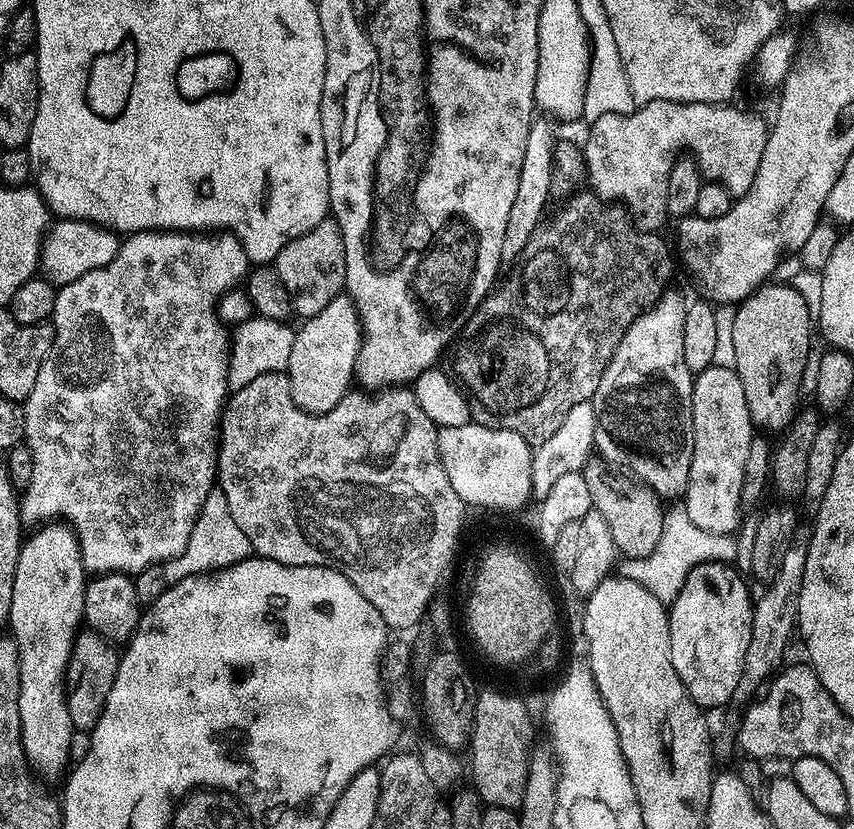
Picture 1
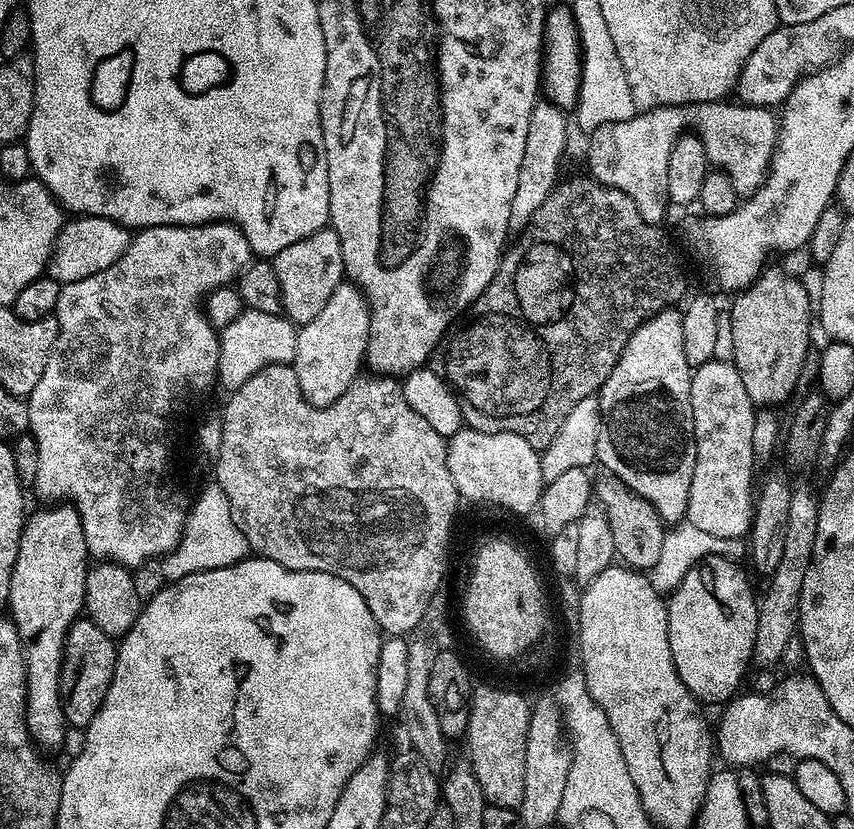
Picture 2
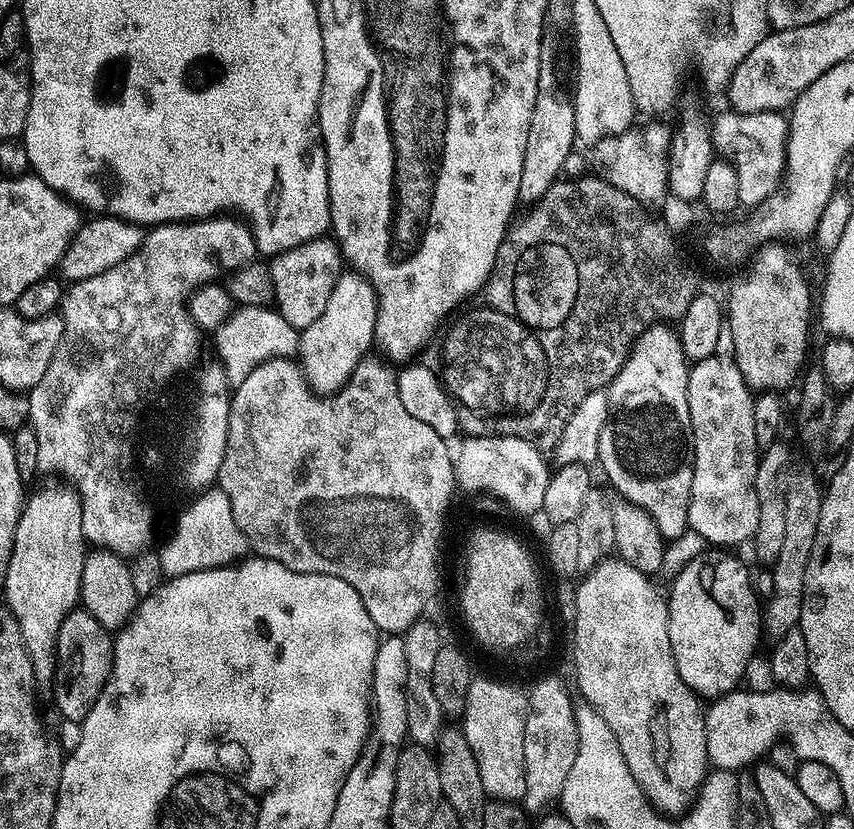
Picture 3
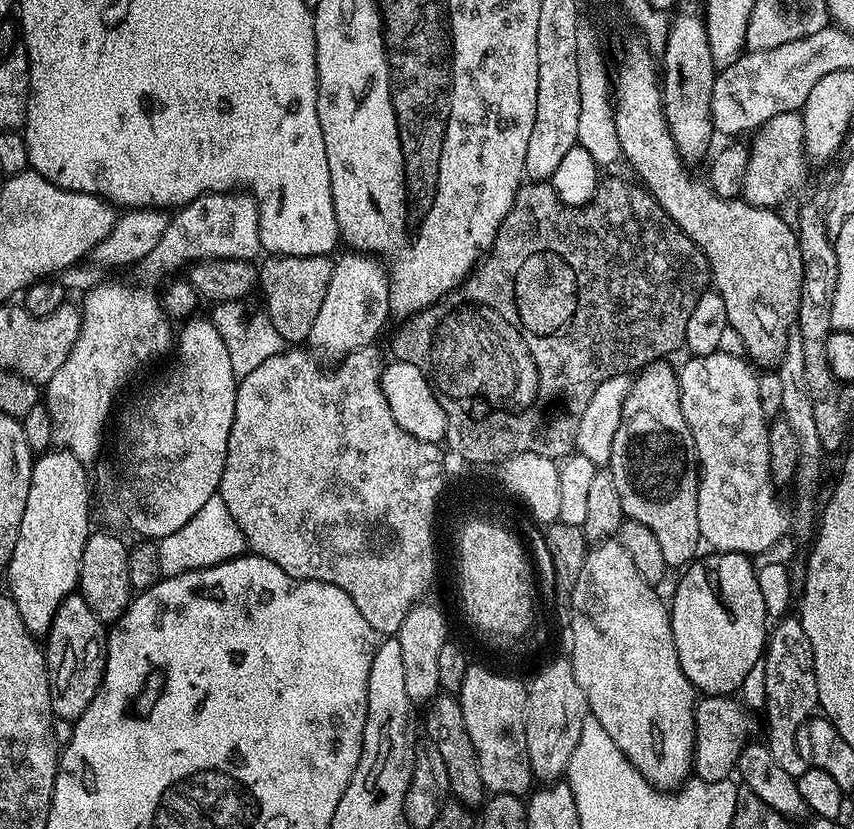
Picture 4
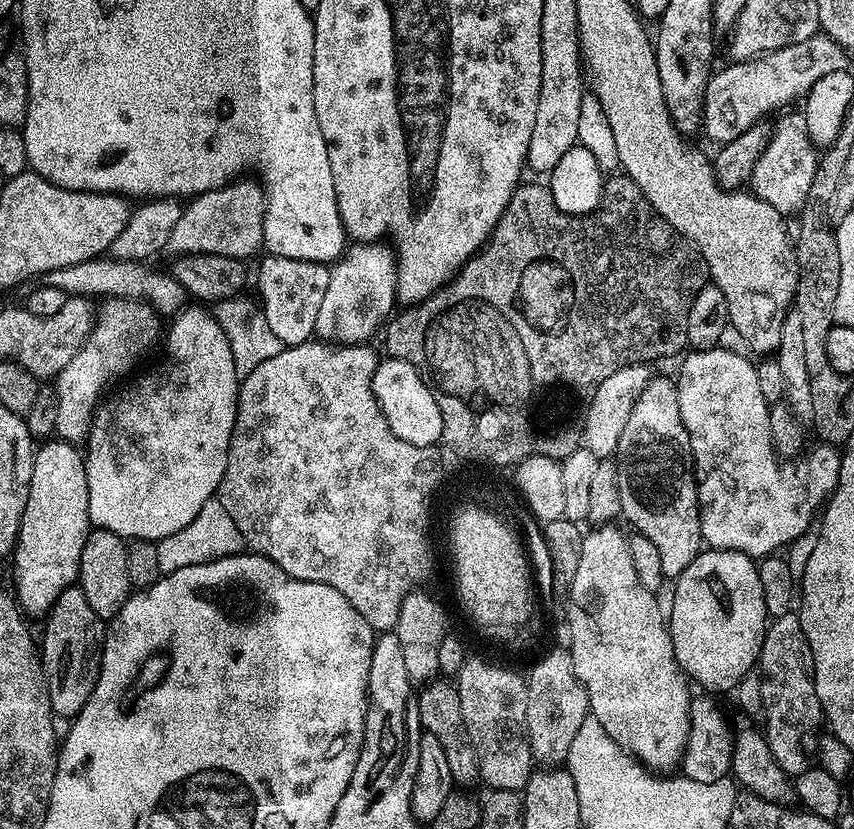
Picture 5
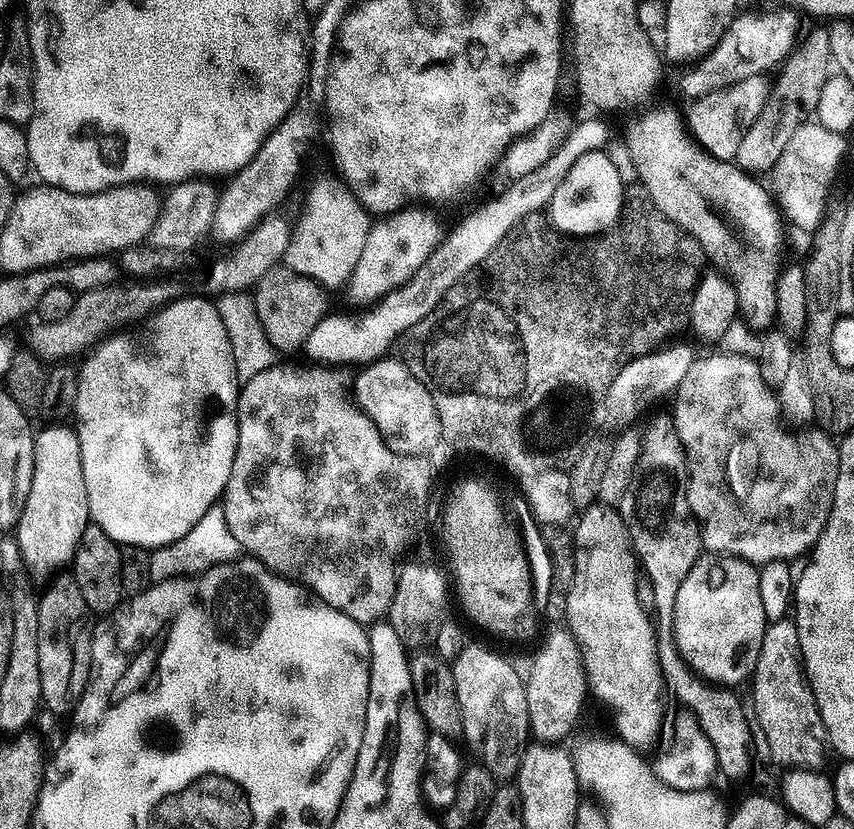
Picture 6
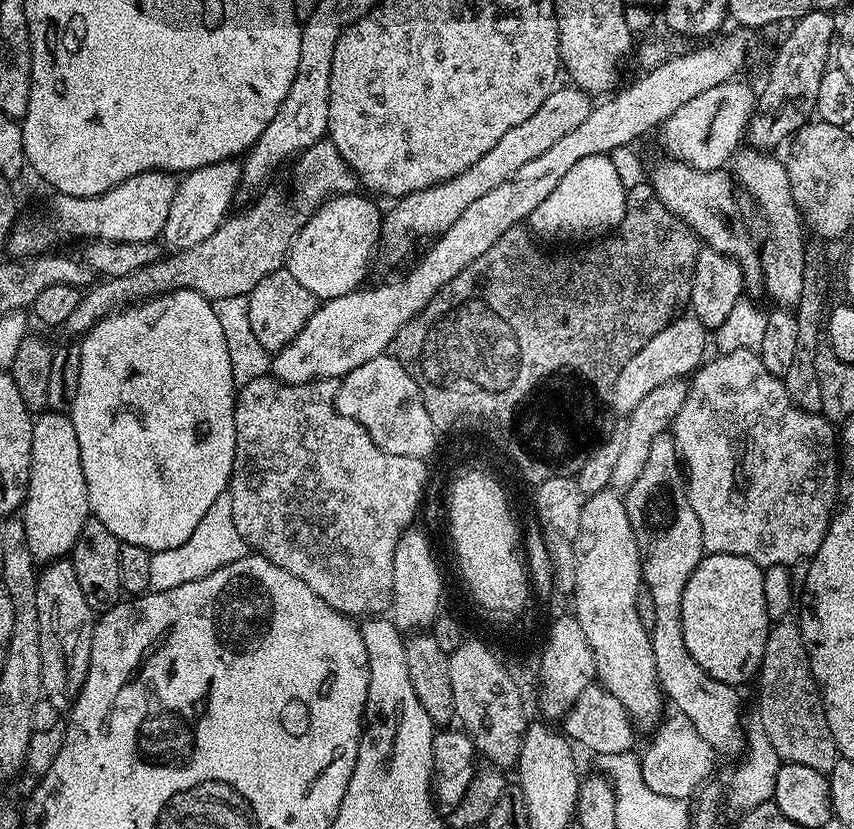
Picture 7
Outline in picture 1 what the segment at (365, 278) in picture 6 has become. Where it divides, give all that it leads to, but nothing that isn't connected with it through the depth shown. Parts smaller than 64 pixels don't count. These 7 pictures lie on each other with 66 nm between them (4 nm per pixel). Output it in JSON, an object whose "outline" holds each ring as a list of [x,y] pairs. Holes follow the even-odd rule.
{"outline":[[[341,294],[334,298],[334,302],[330,302],[323,310],[318,310],[318,314],[307,317],[301,324],[304,325],[295,329],[294,350],[290,350],[287,370],[290,394],[292,401],[303,412],[312,412],[320,416],[323,412],[334,410],[334,406],[338,406],[338,402],[342,402],[342,398],[348,395],[353,387],[356,375],[356,355],[362,339],[360,315],[356,312],[352,297]]]}

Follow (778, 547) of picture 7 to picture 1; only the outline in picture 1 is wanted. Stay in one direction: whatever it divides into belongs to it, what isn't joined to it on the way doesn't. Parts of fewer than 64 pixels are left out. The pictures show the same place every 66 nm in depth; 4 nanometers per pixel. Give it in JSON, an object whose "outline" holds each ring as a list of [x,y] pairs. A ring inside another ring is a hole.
{"outline":[[[707,368],[699,373],[692,381],[692,417],[694,418],[694,458],[690,458],[690,474],[688,475],[688,487],[682,496],[682,506],[686,514],[690,514],[690,522],[702,530],[710,530],[710,534],[722,534],[732,536],[735,528],[740,524],[740,512],[742,513],[742,478],[746,474],[746,457],[750,455],[750,442],[754,435],[754,425],[750,418],[750,410],[746,406],[746,393],[742,390],[742,382],[738,378],[735,368]]]}

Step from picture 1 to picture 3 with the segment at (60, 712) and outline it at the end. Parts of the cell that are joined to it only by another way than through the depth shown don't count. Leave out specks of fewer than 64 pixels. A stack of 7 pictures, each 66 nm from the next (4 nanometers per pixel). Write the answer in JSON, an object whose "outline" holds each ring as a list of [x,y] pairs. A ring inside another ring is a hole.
{"outline":[[[60,483],[40,488],[25,499],[18,518],[18,530],[14,530],[10,570],[6,570],[6,582],[2,585],[2,592],[8,599],[6,607],[18,622],[20,636],[40,682],[51,681],[56,674],[58,630],[62,630],[66,614],[77,607],[80,599],[86,555],[80,494],[75,487]]]}

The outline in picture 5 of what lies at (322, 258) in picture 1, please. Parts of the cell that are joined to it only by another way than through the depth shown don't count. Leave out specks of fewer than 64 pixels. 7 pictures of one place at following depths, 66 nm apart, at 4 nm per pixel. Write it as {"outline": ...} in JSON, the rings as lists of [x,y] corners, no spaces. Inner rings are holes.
{"outline":[[[271,254],[265,257],[260,269],[254,272],[254,284],[256,280],[256,288],[260,291],[258,303],[264,309],[266,322],[270,322],[270,330],[274,330],[281,345],[307,344],[313,339],[318,310],[322,307],[326,286],[330,286],[329,265]]]}

